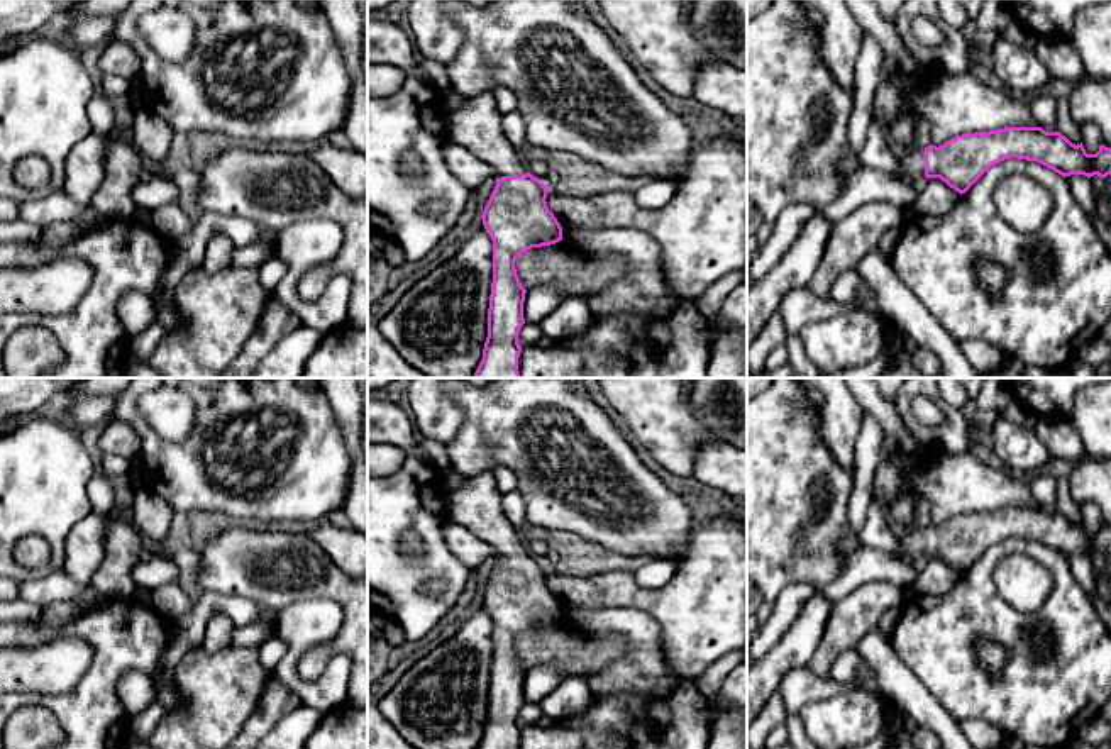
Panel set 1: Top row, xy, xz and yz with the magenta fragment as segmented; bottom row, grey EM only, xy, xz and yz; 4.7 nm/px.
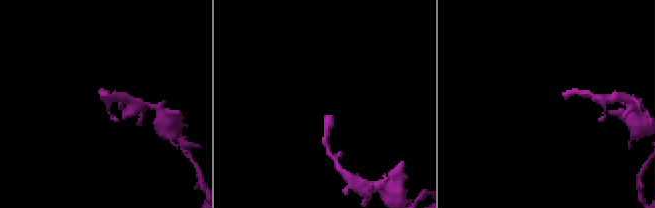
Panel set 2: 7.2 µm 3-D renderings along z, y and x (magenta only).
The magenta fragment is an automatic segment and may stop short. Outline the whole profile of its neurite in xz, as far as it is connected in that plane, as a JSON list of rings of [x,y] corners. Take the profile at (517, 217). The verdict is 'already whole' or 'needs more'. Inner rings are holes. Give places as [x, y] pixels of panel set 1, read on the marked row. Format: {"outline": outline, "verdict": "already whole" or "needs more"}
{"outline": [[[486,90],[445,119],[447,137],[496,173],[496,186],[481,215],[493,241],[493,283],[488,337],[474,378],[520,378],[518,334],[527,290],[515,269],[517,258],[562,241],[562,227],[547,207],[547,186],[528,173],[528,163],[503,130],[495,93]]], "verdict": "needs more"}

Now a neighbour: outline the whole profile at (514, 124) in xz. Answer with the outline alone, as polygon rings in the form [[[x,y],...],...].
[[[515,110],[510,112],[506,115],[503,115],[503,130],[508,137],[508,141],[511,142],[511,146],[522,154],[528,154],[532,151],[535,151],[528,142],[527,142],[527,124],[523,115]]]

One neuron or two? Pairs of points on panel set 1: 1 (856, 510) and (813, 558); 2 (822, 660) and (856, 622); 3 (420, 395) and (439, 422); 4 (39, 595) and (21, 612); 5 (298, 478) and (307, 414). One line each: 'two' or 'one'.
1: two
2: one
3: one
4: two
5: one

